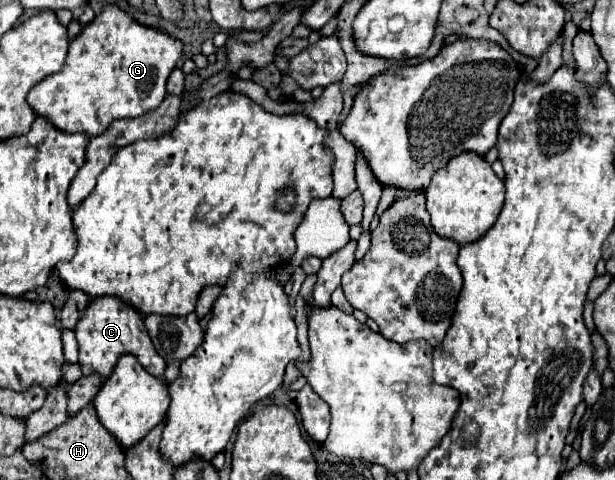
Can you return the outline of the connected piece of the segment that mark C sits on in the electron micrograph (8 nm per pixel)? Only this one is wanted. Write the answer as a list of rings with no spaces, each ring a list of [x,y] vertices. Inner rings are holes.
[[[101,296],[91,300],[75,326],[75,336],[79,340],[79,364],[85,376],[99,374],[103,380],[109,378],[117,360],[125,354],[133,354],[151,376],[161,378],[165,372],[165,360],[155,352],[141,314],[115,296]]]

